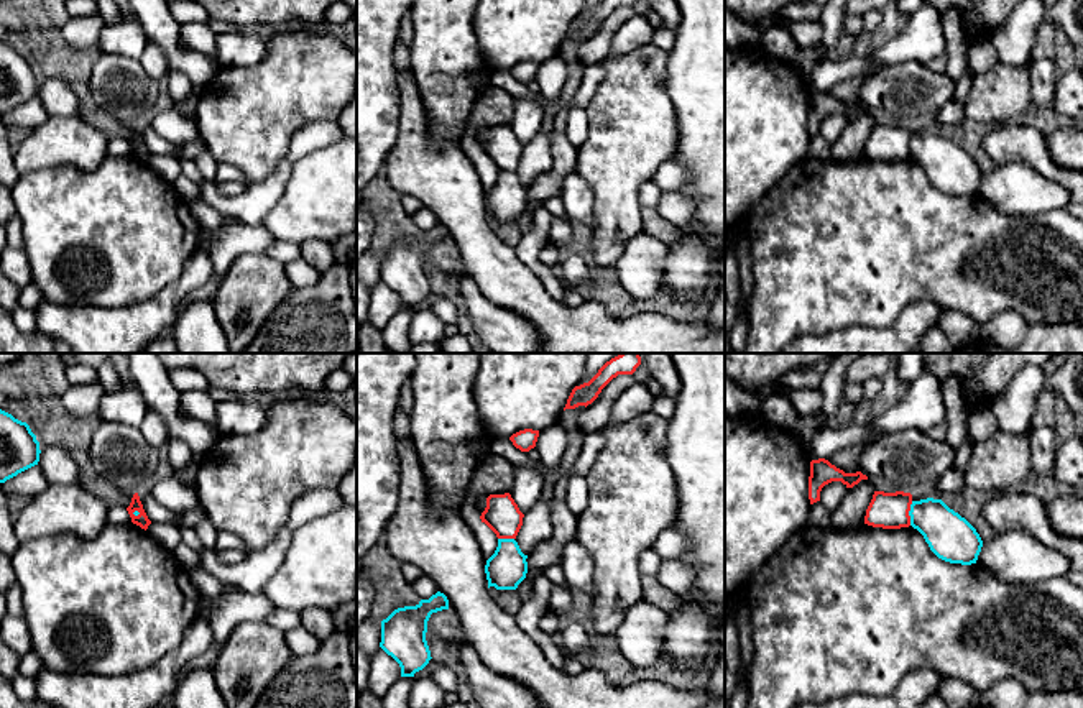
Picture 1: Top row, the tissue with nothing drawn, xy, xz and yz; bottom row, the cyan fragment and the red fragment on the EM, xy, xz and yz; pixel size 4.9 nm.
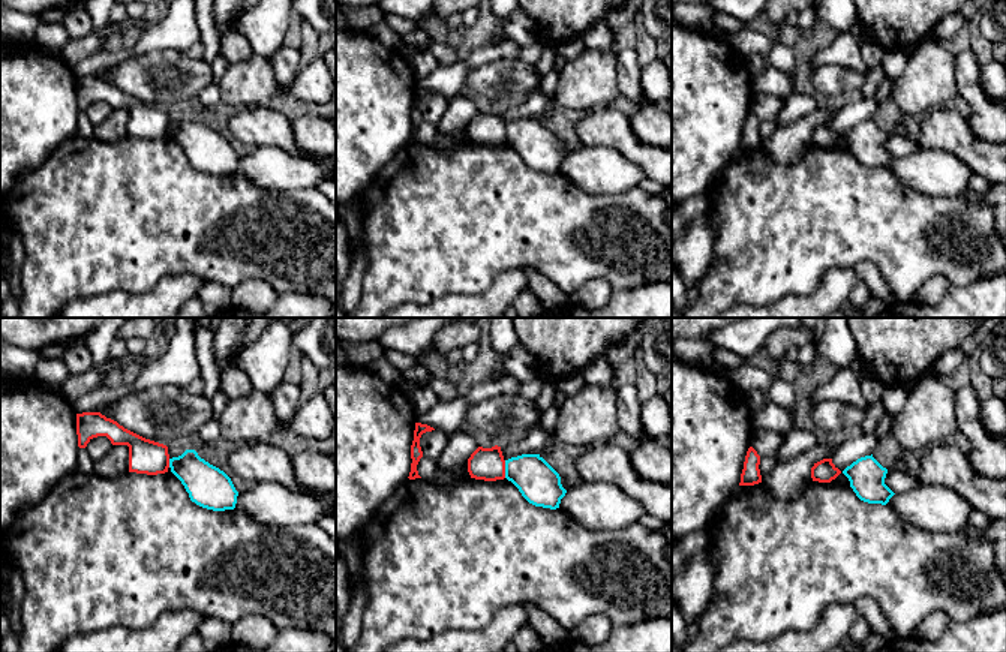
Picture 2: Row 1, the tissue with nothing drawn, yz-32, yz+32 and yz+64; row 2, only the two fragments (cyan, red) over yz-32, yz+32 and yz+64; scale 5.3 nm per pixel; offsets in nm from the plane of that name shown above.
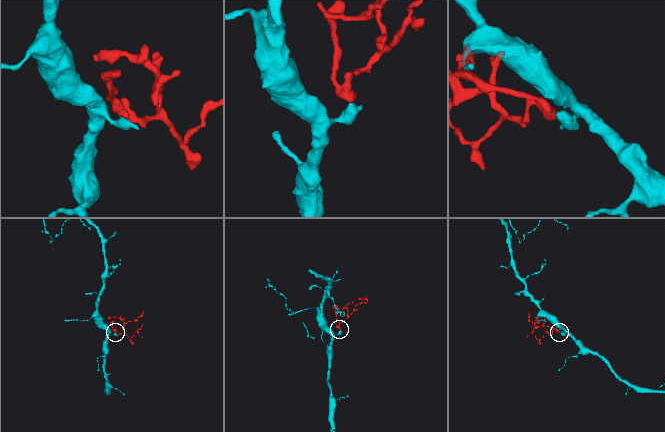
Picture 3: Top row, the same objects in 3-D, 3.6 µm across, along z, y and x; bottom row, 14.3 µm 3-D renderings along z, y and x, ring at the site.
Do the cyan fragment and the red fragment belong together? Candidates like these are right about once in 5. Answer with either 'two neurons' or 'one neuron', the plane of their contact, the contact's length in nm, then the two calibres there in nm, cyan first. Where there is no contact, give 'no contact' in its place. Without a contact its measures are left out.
two neurons; contact in yz; length 120 nm; calibres 220 and 180 nm

